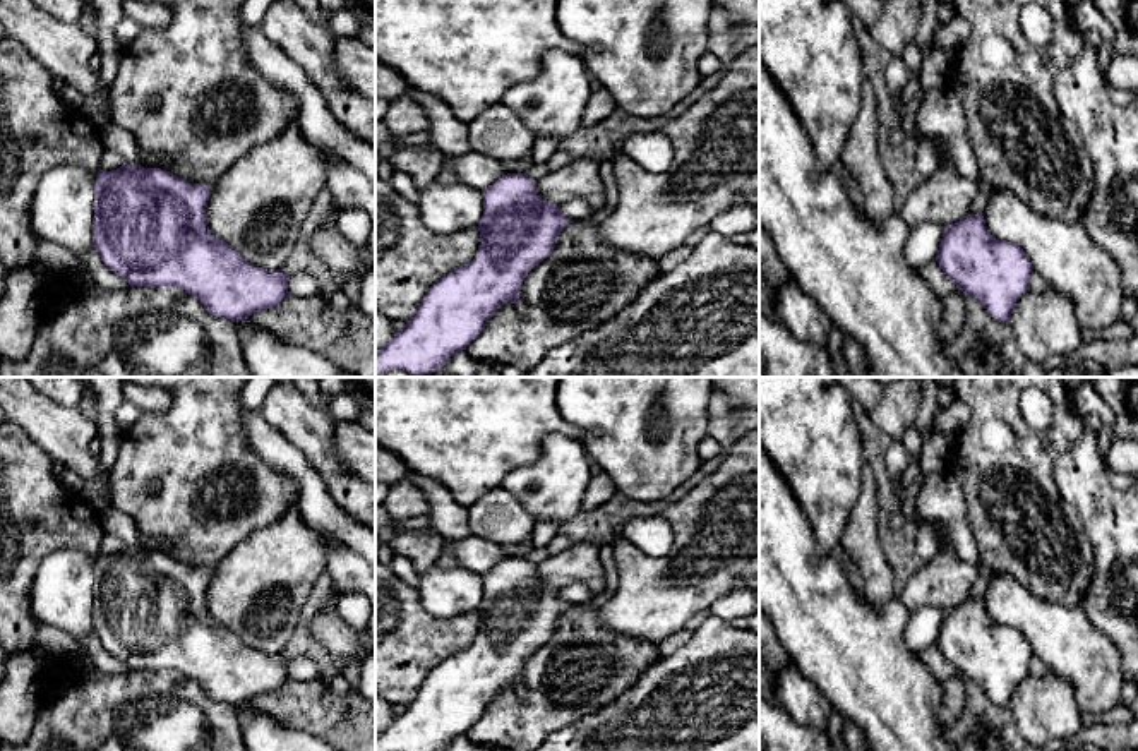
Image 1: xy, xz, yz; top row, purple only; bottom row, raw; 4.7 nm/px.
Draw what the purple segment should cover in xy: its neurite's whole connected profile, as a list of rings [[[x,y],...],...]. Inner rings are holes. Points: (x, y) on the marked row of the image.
[[[129,163],[111,171],[99,170],[94,185],[93,247],[103,264],[130,286],[180,288],[195,297],[214,317],[240,322],[259,310],[281,305],[290,297],[290,276],[283,269],[267,271],[247,262],[231,245],[211,233],[207,201],[216,185],[218,180],[189,183],[166,170]]]

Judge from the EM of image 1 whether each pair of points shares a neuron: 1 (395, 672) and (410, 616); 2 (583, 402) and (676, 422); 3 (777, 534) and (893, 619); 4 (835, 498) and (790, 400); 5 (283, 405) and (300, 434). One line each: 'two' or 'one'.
1: one
2: one
3: one
4: one
5: one

